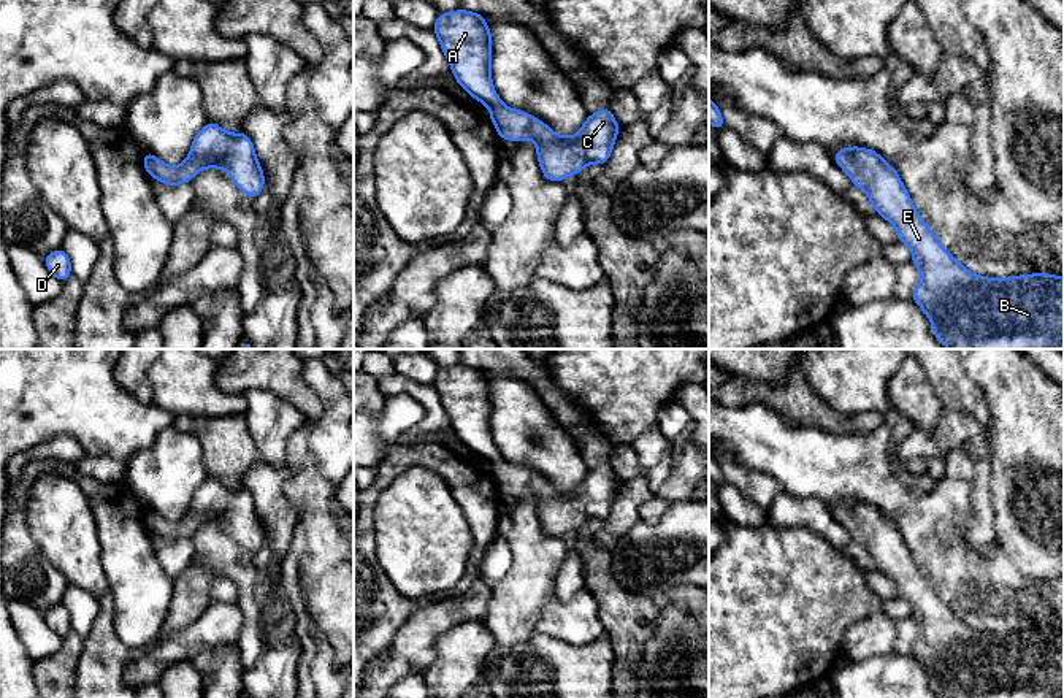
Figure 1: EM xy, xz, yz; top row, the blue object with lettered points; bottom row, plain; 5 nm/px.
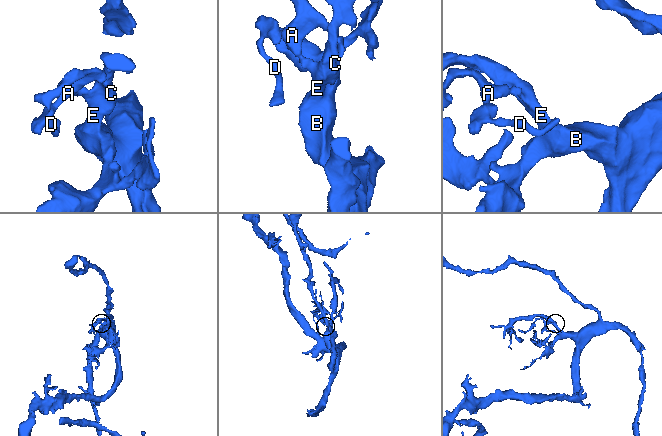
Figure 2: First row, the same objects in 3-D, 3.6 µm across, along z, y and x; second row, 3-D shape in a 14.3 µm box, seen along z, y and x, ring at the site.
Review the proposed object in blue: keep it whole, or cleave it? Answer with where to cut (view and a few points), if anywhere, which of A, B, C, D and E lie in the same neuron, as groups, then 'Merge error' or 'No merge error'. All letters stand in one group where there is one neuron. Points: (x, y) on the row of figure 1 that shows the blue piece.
No split. Groups: A B C D E. No merge error

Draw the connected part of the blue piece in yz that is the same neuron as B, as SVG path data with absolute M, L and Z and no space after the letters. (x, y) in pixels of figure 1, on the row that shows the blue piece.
M840 148L834 162L891 222L912 249L921 279L912 300L948 349L1064 349L1064 278L1021 274L993 279L970 273L920 217L894 167L878 152Z

